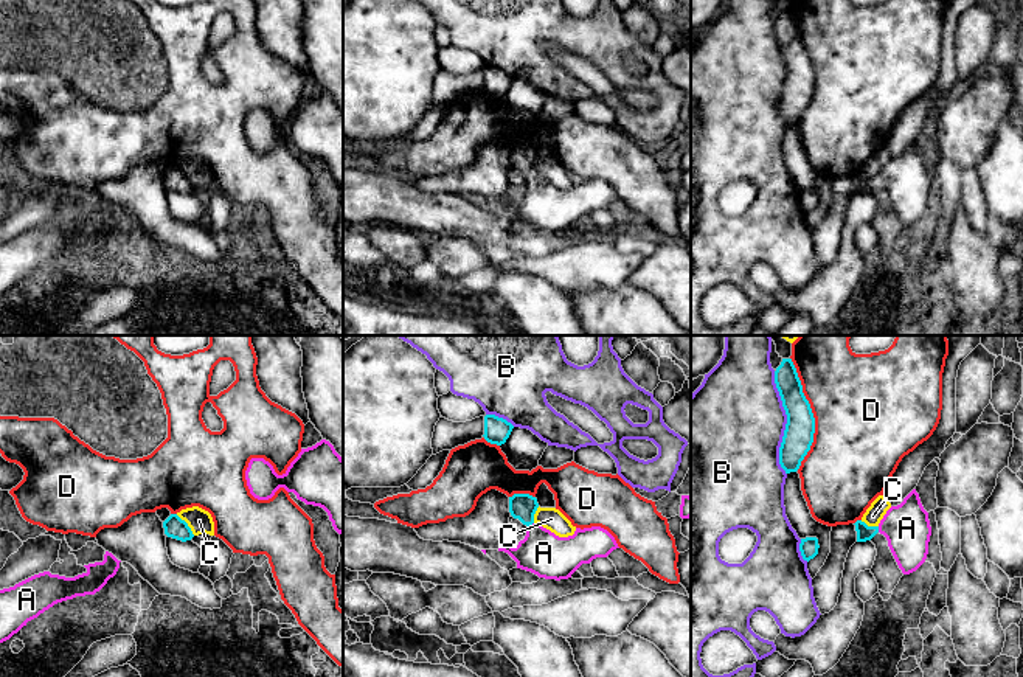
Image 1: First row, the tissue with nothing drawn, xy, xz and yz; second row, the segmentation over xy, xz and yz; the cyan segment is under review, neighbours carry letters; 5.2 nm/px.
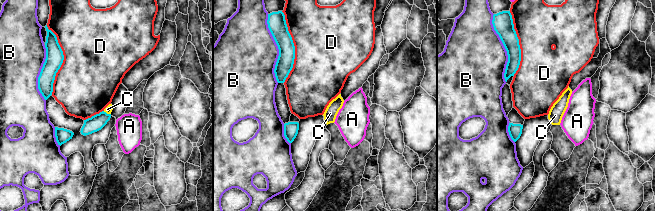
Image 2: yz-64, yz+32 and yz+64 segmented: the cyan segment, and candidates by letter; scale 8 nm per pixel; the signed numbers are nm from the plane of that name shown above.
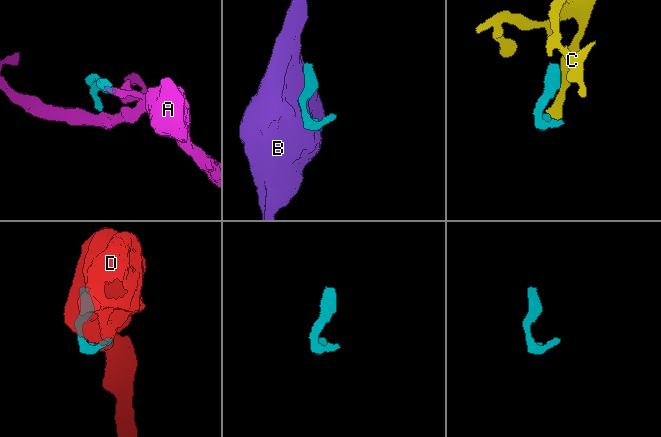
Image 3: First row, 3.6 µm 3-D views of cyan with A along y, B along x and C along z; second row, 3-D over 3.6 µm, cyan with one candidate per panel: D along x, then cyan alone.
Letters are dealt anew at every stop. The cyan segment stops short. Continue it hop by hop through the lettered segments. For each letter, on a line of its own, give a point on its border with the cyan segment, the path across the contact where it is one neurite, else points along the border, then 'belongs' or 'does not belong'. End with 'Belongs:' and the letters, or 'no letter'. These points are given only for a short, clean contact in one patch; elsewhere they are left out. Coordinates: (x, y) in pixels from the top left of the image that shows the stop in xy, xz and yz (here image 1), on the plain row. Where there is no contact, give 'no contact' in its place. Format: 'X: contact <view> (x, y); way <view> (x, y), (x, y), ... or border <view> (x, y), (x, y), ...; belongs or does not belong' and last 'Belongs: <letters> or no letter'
A: contact xz (530, 176); way xz (522, 159), (530, 176), (544, 205); belongs
B: contact yz (787, 75); does not belong
C: contact xy (187, 176); border xy (176, 166), (194, 187); does not belong
D: contact yz (812, 65); does not belong
Belongs: A

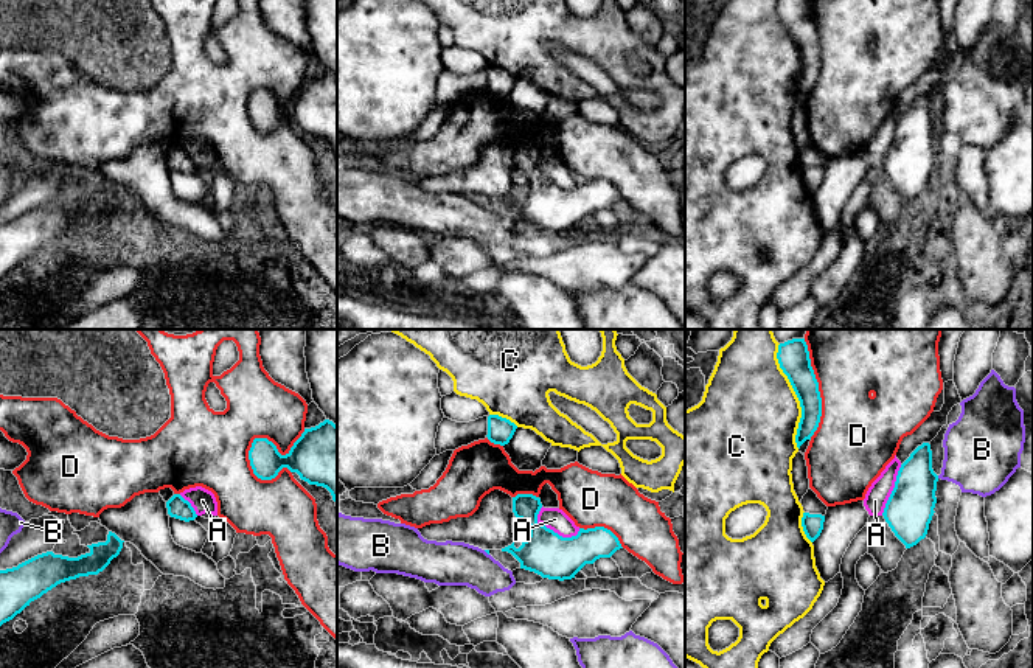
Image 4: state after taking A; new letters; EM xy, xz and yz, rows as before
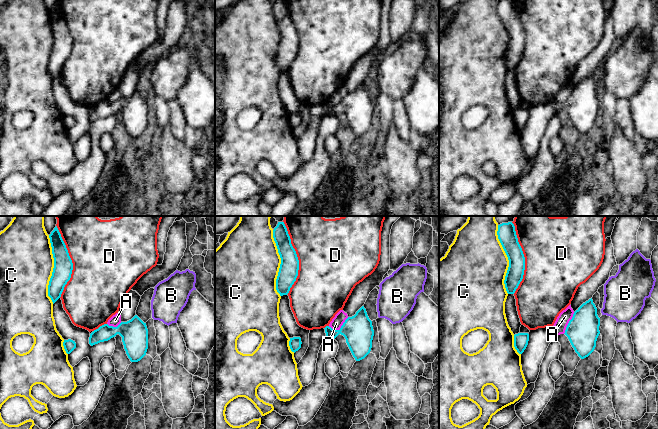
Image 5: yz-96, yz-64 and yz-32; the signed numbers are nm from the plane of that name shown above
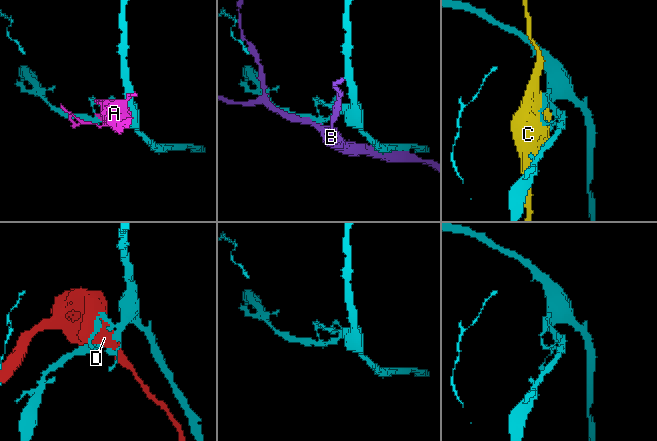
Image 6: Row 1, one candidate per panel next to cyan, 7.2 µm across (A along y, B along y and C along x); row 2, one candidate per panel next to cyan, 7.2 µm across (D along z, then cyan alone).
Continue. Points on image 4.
A: contact xz (556, 185); does not belong
B: contact xz (486, 204); does not belong
C: contact yz (797, 48); does not belong
D: contact xy (266, 90); does not belong
Belongs: no letter

